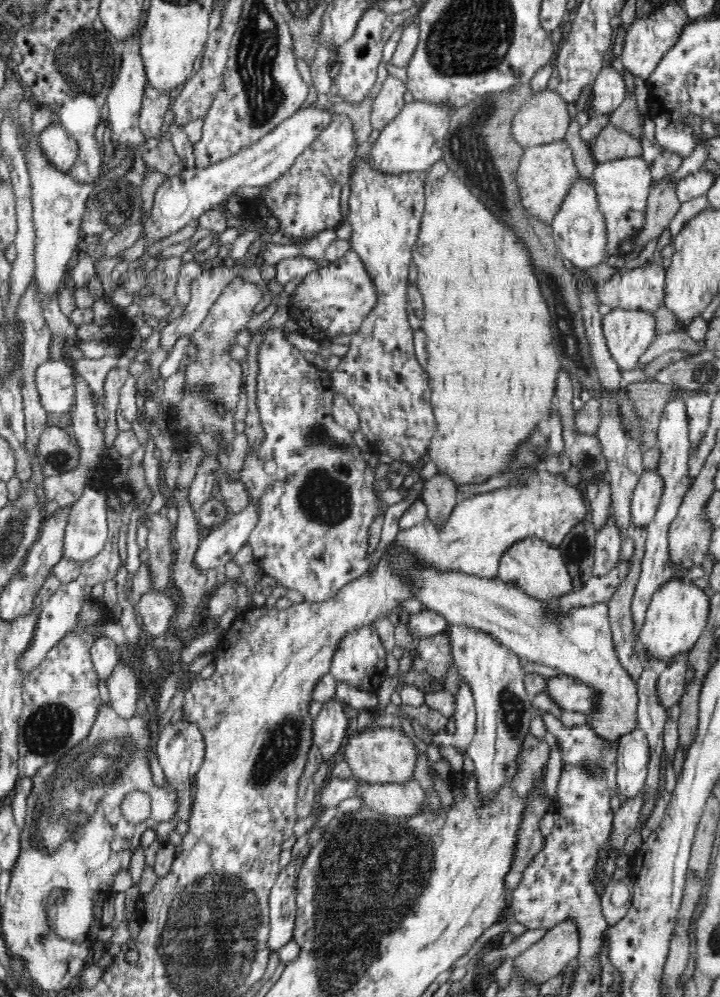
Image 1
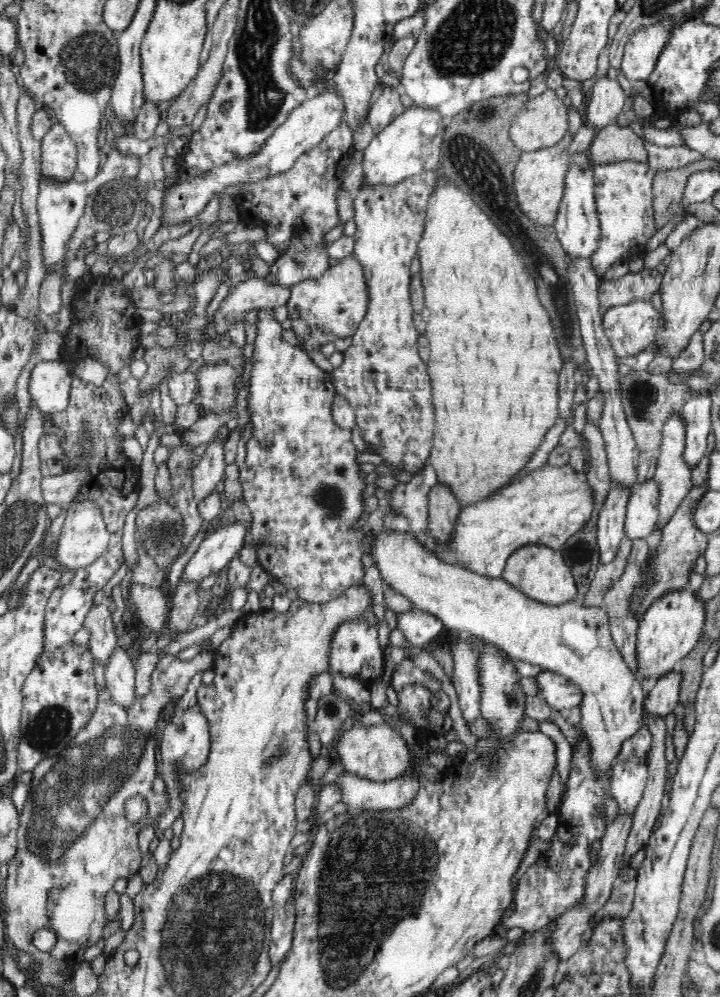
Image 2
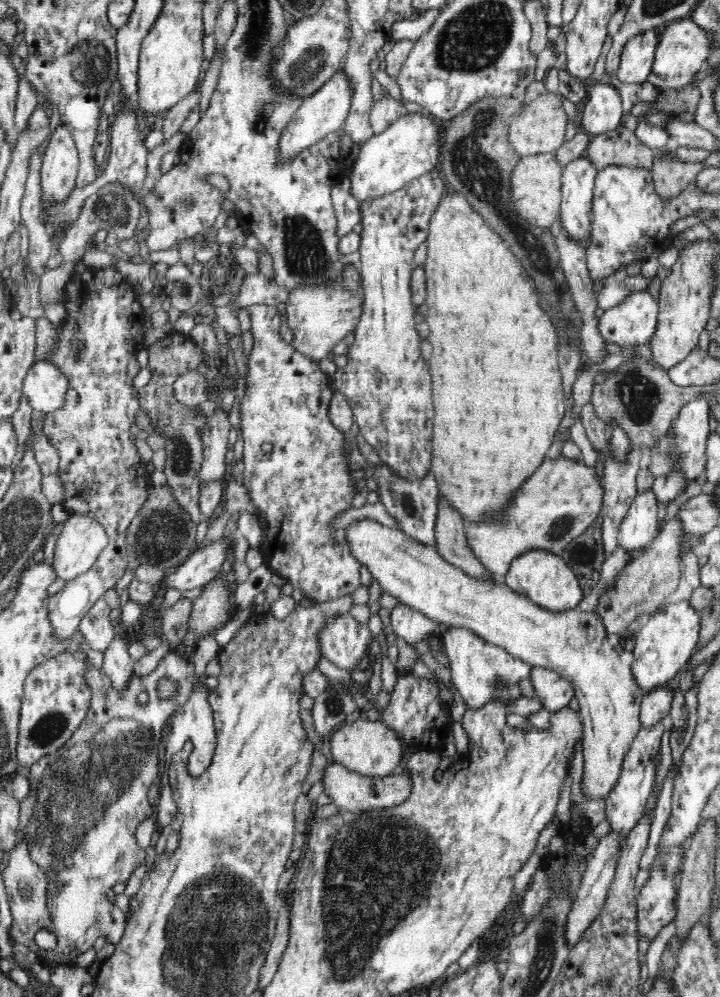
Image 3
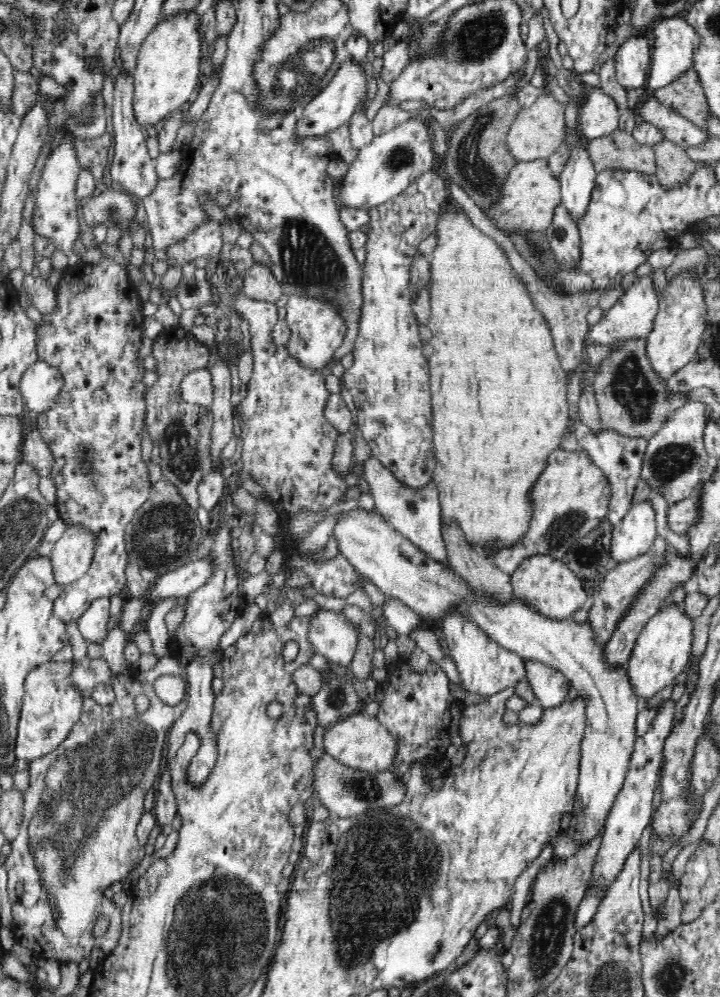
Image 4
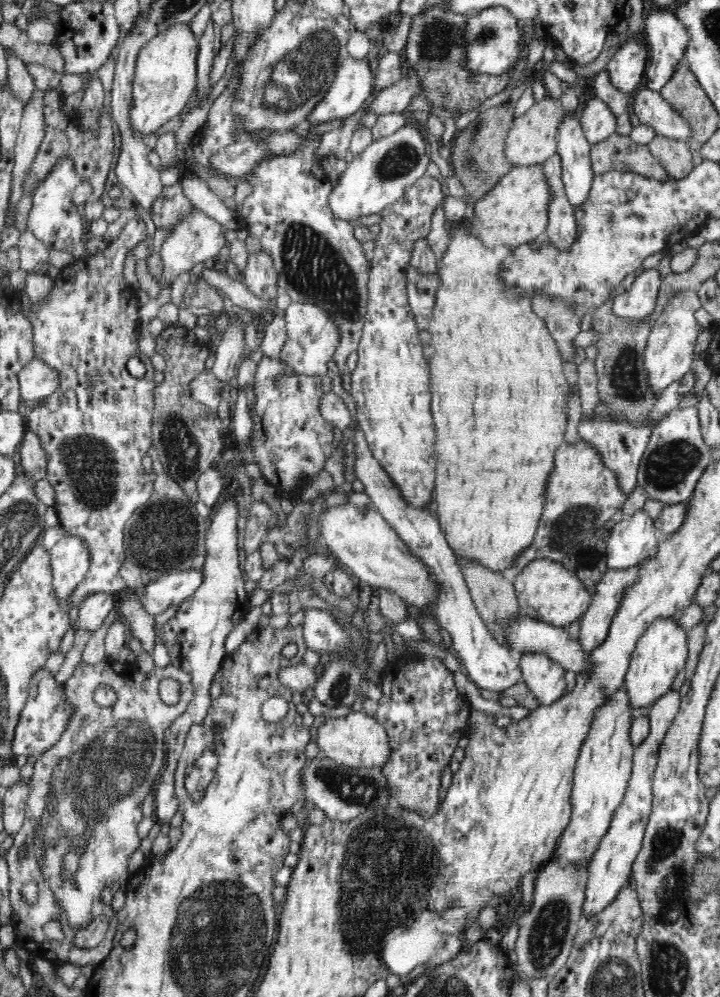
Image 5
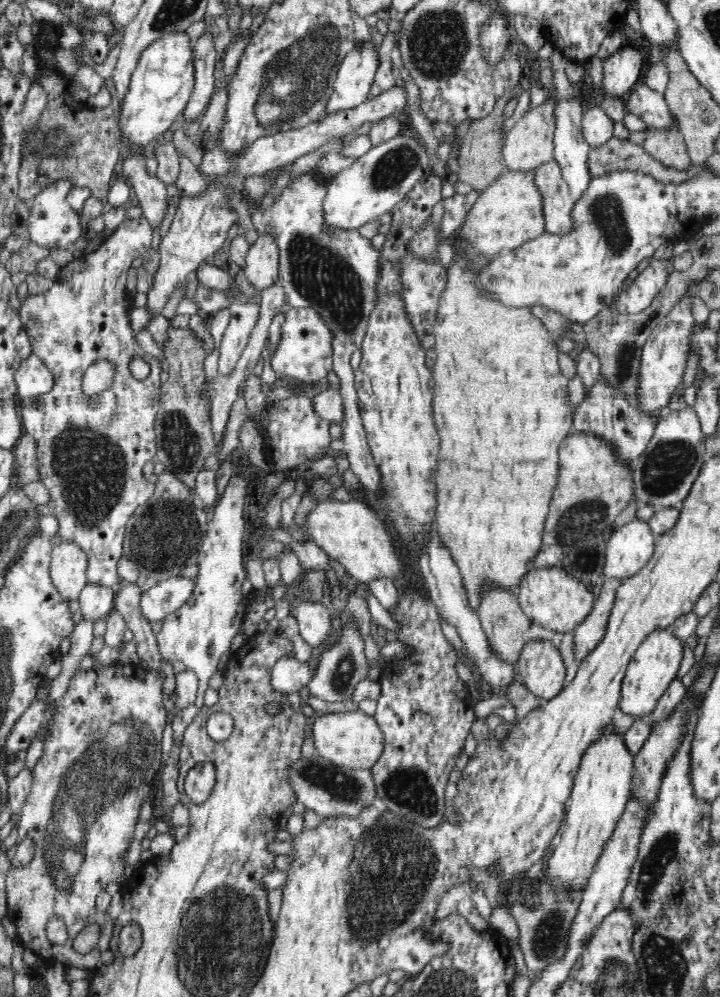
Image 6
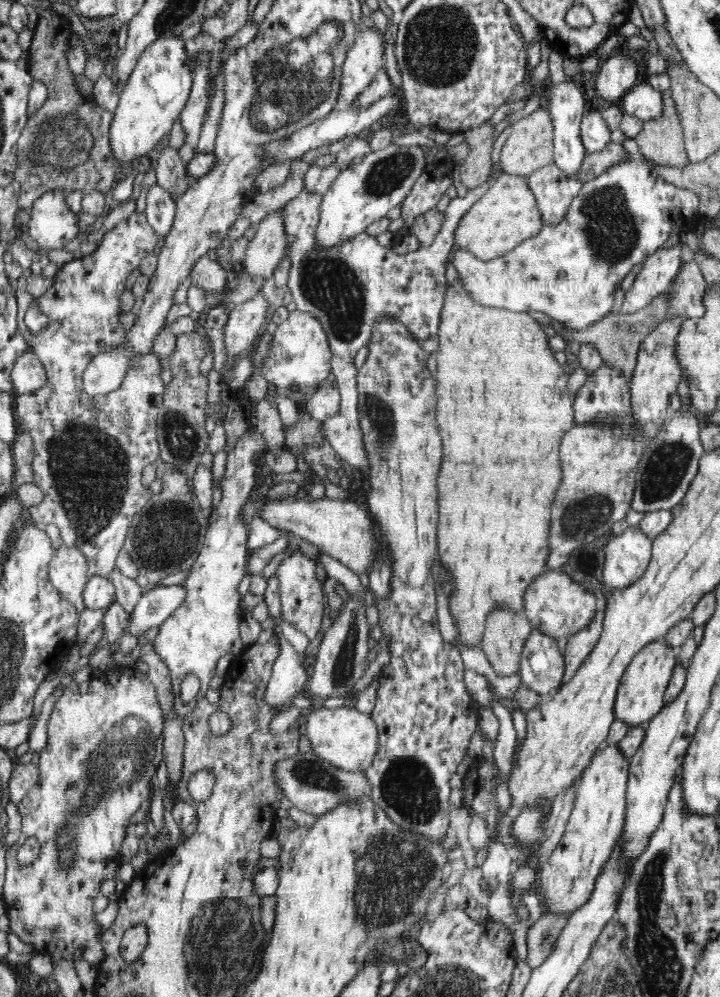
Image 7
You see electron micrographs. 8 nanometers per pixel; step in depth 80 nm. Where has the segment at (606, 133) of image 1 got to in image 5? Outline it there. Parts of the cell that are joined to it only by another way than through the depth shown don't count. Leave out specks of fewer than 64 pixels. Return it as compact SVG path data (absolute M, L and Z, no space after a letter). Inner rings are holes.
M614 134L606 141L592 145L590 159L595 175L627 171L662 182L670 179L647 146L637 144L630 135Z

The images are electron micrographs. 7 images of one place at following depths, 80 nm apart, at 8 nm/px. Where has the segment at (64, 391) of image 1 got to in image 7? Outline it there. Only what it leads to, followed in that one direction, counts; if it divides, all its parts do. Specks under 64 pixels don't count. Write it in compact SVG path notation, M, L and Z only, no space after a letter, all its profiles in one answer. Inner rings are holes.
M26 350L16 362L11 372L13 390L19 396L31 396L47 386L47 374L42 361L38 359L35 352Z

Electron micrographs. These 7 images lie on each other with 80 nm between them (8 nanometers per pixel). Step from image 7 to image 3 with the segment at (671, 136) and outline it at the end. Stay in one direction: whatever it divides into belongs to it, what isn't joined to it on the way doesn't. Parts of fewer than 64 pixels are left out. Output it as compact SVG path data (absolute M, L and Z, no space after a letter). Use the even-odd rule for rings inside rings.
M671 146L668 150L667 148L656 150L652 172L657 195L662 200L680 196L680 193L695 182L696 176L703 169L703 162L676 161L672 155Z

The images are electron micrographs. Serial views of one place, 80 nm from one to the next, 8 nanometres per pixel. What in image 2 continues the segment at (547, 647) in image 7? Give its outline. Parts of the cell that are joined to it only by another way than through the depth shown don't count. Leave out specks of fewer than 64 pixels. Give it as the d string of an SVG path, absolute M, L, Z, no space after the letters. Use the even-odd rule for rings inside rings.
M544 669L544 672L536 676L536 681L540 696L551 710L566 713L569 709L580 707L582 704L582 689L565 676Z

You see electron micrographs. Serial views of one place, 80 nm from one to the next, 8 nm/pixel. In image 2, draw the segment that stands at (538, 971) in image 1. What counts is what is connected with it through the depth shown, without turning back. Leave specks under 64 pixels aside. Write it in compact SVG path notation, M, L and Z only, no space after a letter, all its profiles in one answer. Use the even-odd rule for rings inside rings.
M617 815L612 820L612 823L607 826L605 835L600 840L598 860L592 862L584 880L584 898L574 908L570 908L570 910L567 910L557 918L555 929L549 936L551 938L549 944L551 944L553 952L557 953L557 958L560 961L566 960L566 958L570 958L570 956L574 956L575 952L578 952L584 937L591 928L591 918L602 911L604 903L608 900L613 884L617 876L622 872L626 840L628 840L632 828L632 820L632 815Z

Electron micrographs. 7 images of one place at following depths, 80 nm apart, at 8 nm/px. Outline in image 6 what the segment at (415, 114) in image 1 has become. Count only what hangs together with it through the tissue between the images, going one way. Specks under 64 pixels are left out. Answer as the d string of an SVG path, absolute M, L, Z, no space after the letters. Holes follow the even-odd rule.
M398 134L388 142L373 146L364 156L355 158L349 168L338 172L327 186L322 208L324 225L330 229L358 230L366 223L372 223L378 216L391 212L412 192L428 165L429 155L424 144L413 136Z

